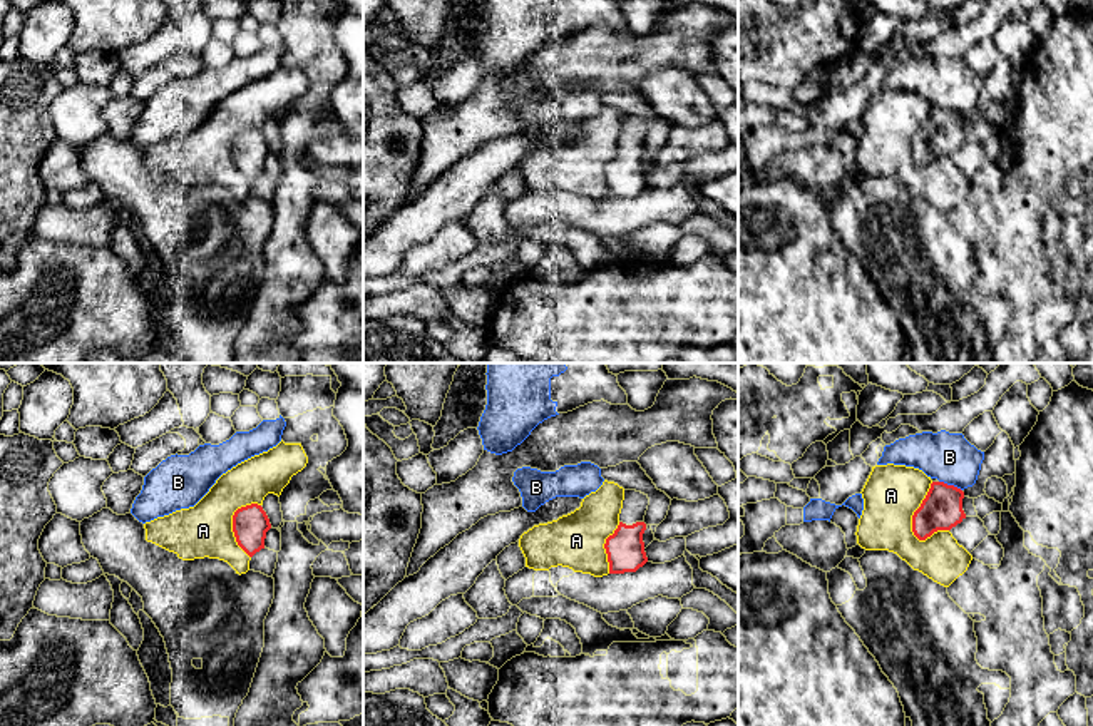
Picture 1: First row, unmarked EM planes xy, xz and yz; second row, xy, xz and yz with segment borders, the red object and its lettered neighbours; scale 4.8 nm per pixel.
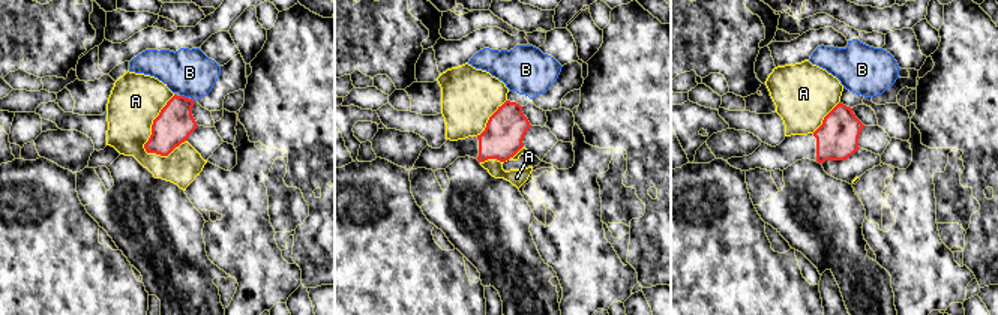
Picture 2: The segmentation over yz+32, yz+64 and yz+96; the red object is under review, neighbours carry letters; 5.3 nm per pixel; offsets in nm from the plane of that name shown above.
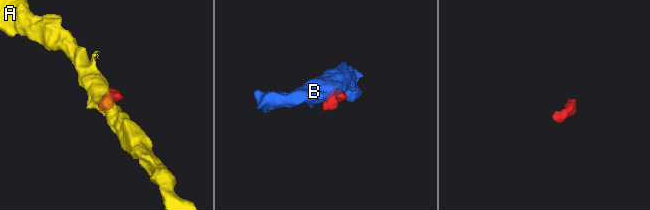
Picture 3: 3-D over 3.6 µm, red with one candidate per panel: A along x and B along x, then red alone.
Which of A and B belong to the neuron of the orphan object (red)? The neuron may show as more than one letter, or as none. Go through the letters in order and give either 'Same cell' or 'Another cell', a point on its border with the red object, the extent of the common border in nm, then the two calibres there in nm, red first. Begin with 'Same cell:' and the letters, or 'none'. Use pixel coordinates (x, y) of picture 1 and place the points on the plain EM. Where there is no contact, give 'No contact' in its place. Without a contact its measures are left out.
Same cell: none
A: Another cell. Touches red at yz (914, 138). Shared border 300 nm. Thickness 200 nm (red) against 280 nm
B: Another cell. Touches red at yz (951, 111). Shared border 120 nm. Thickness 200 nm (red) against 240 nm

